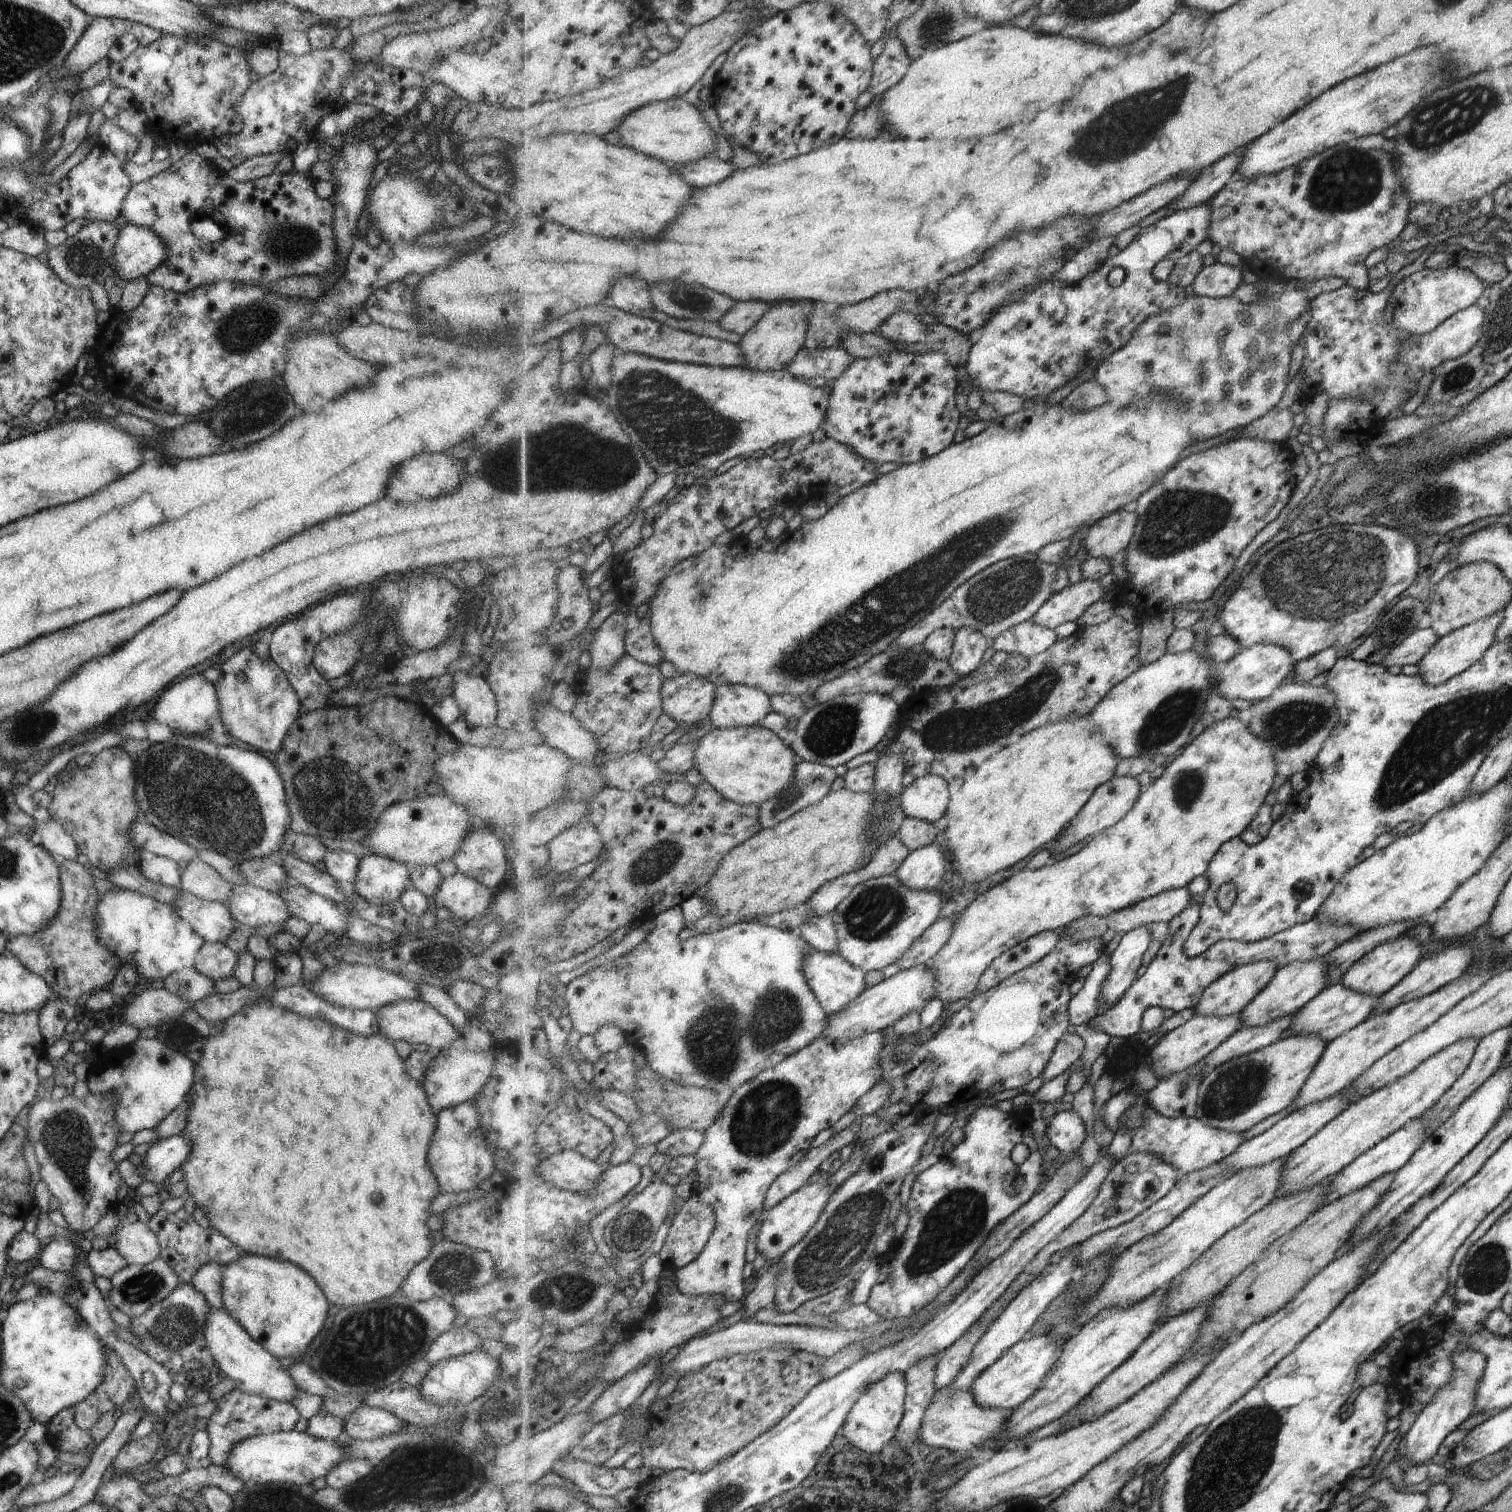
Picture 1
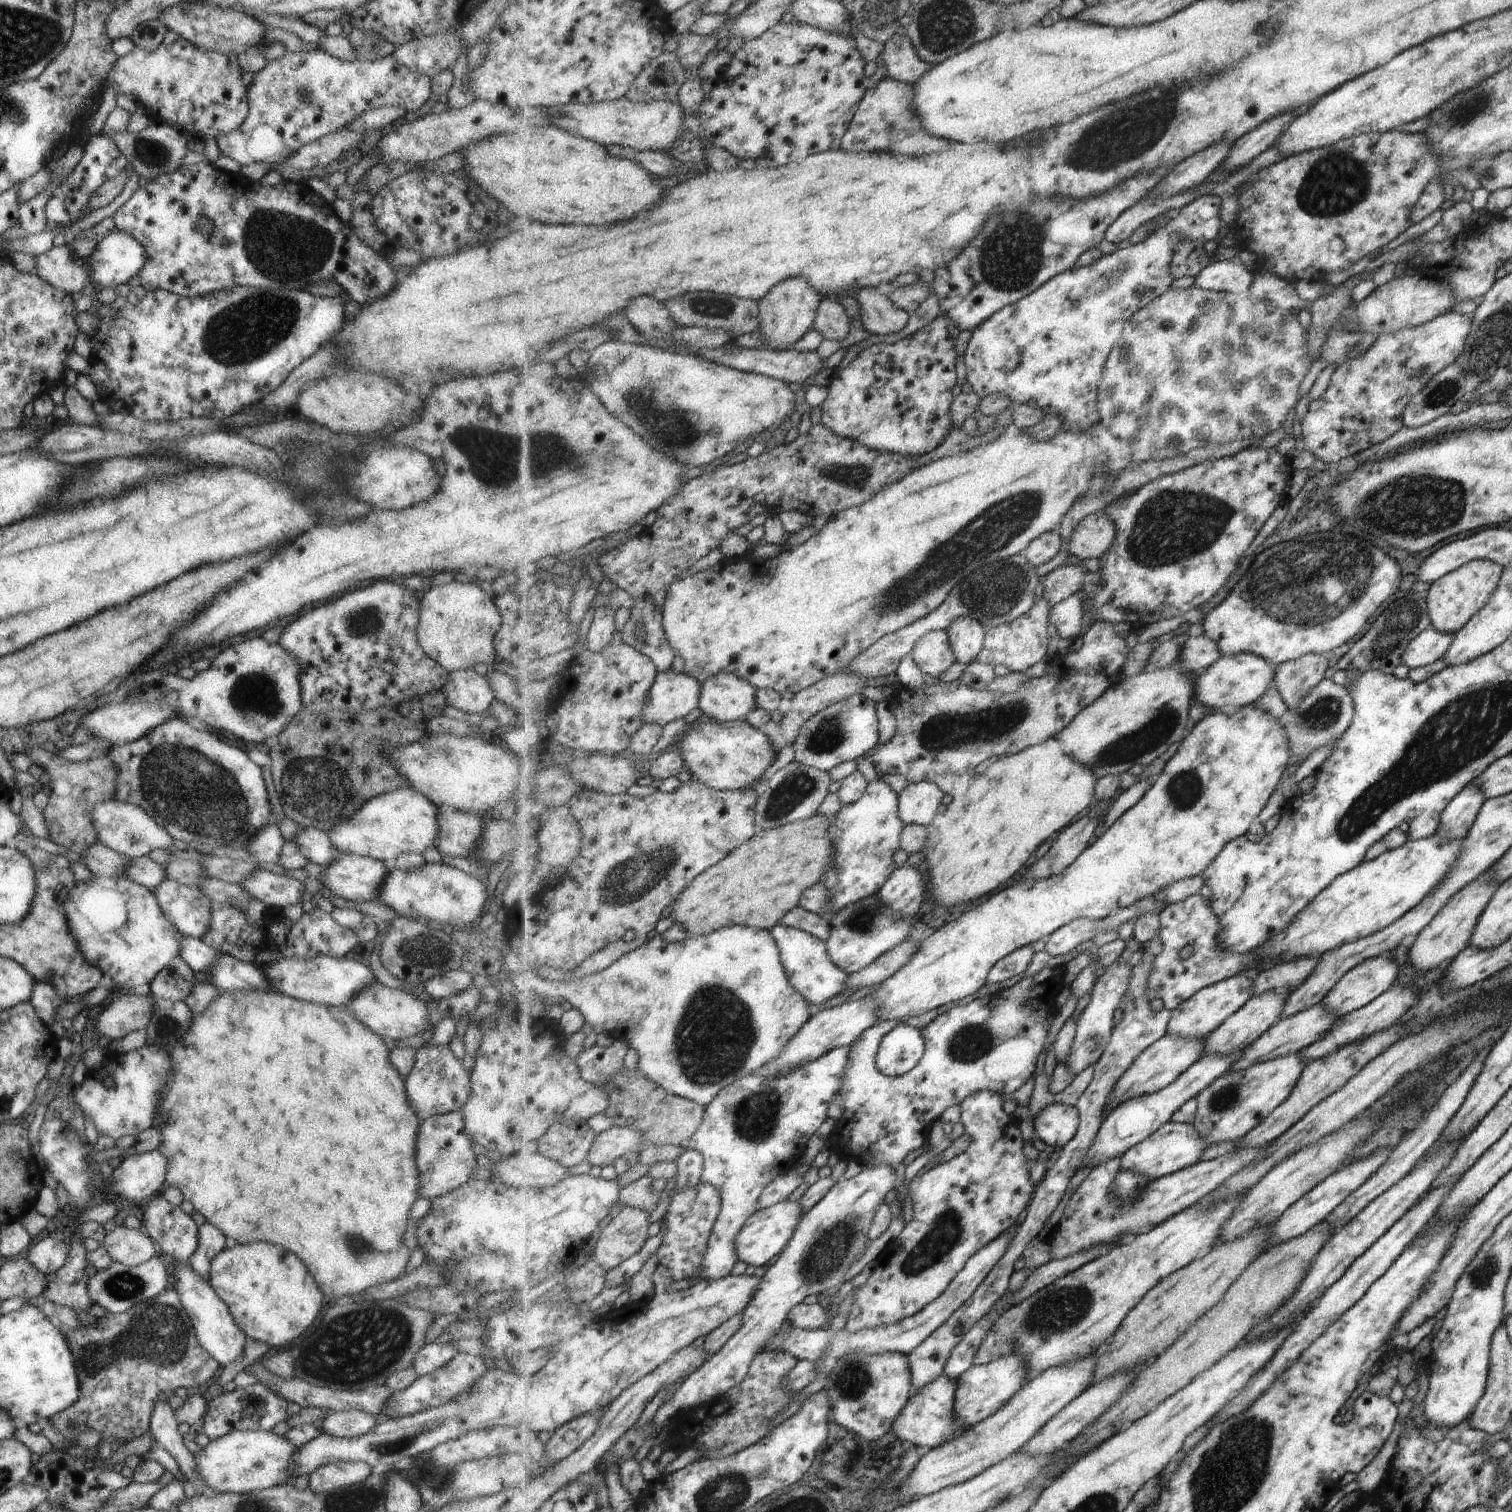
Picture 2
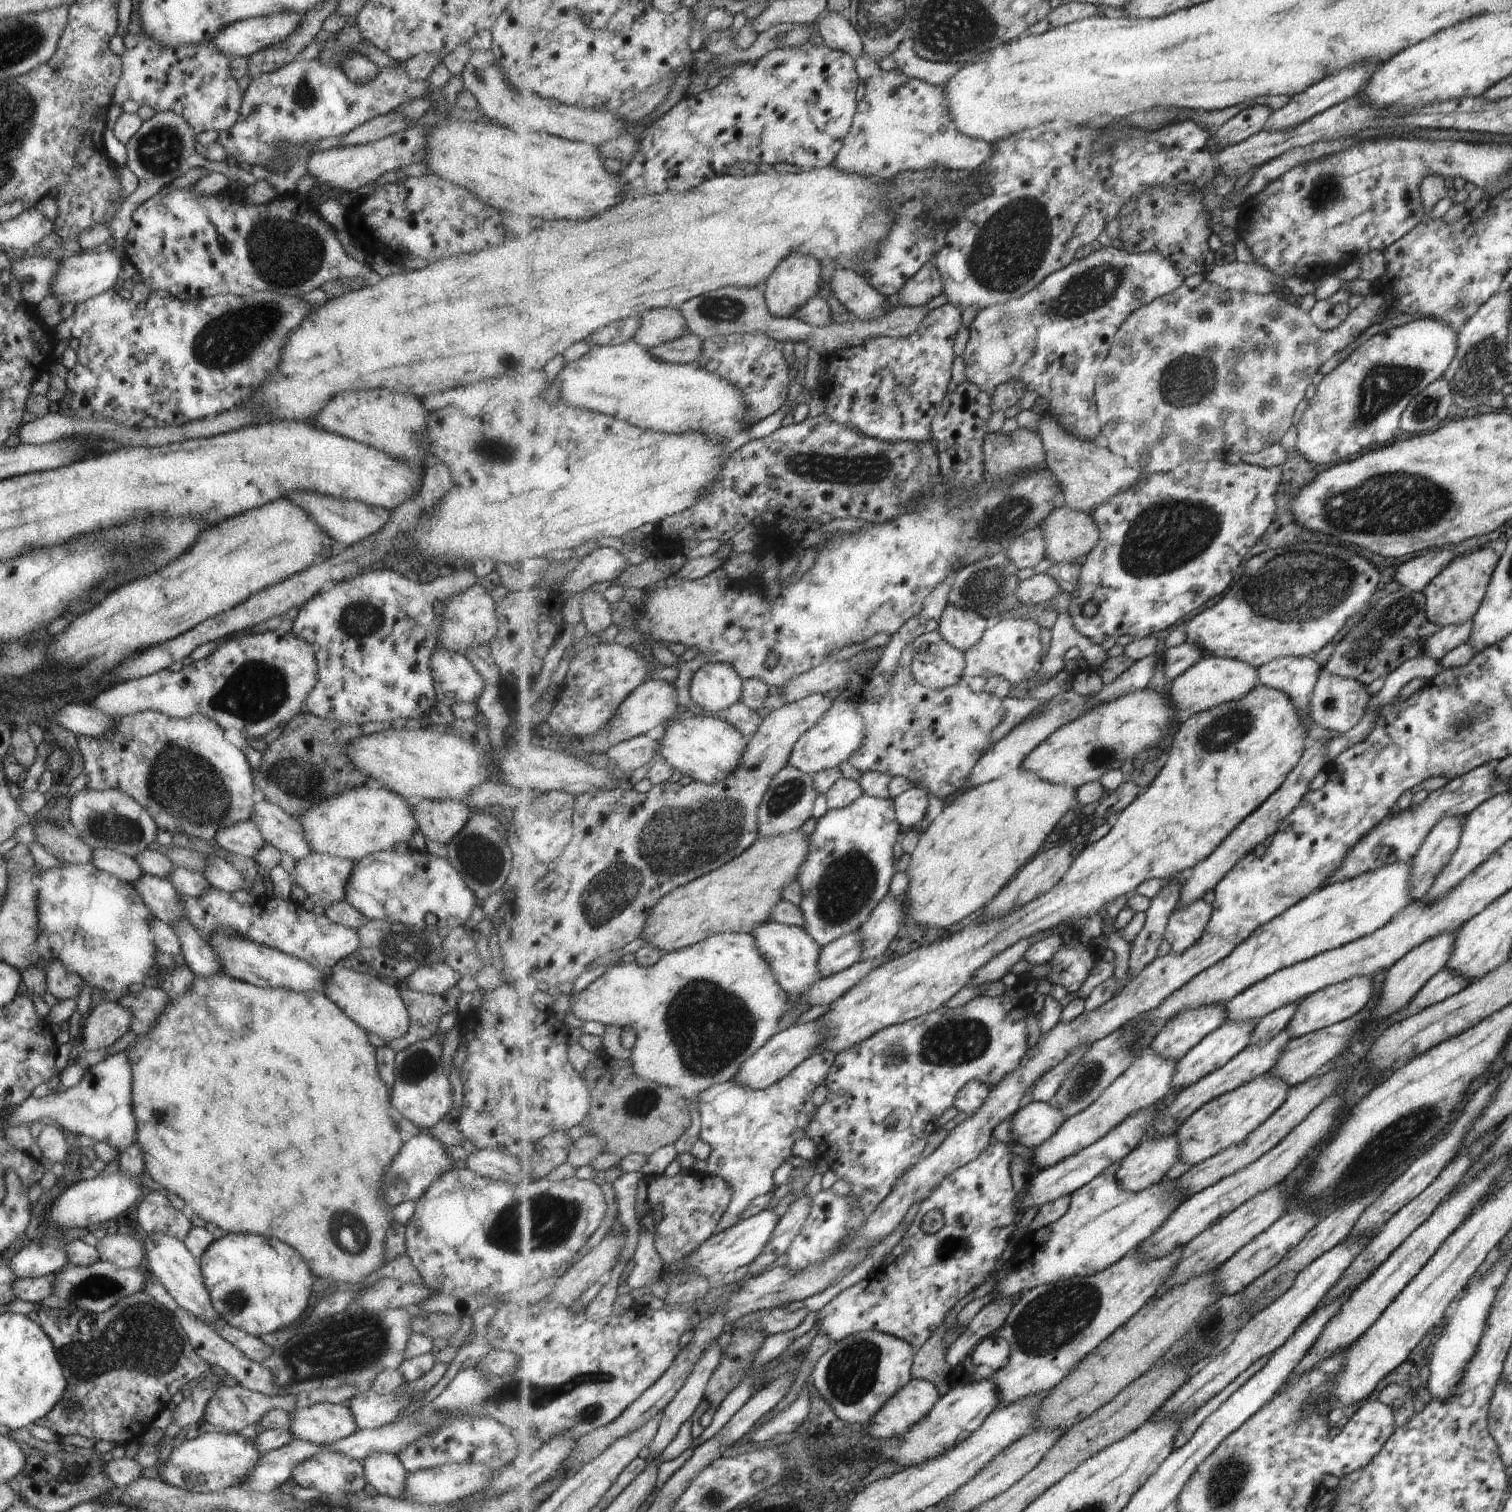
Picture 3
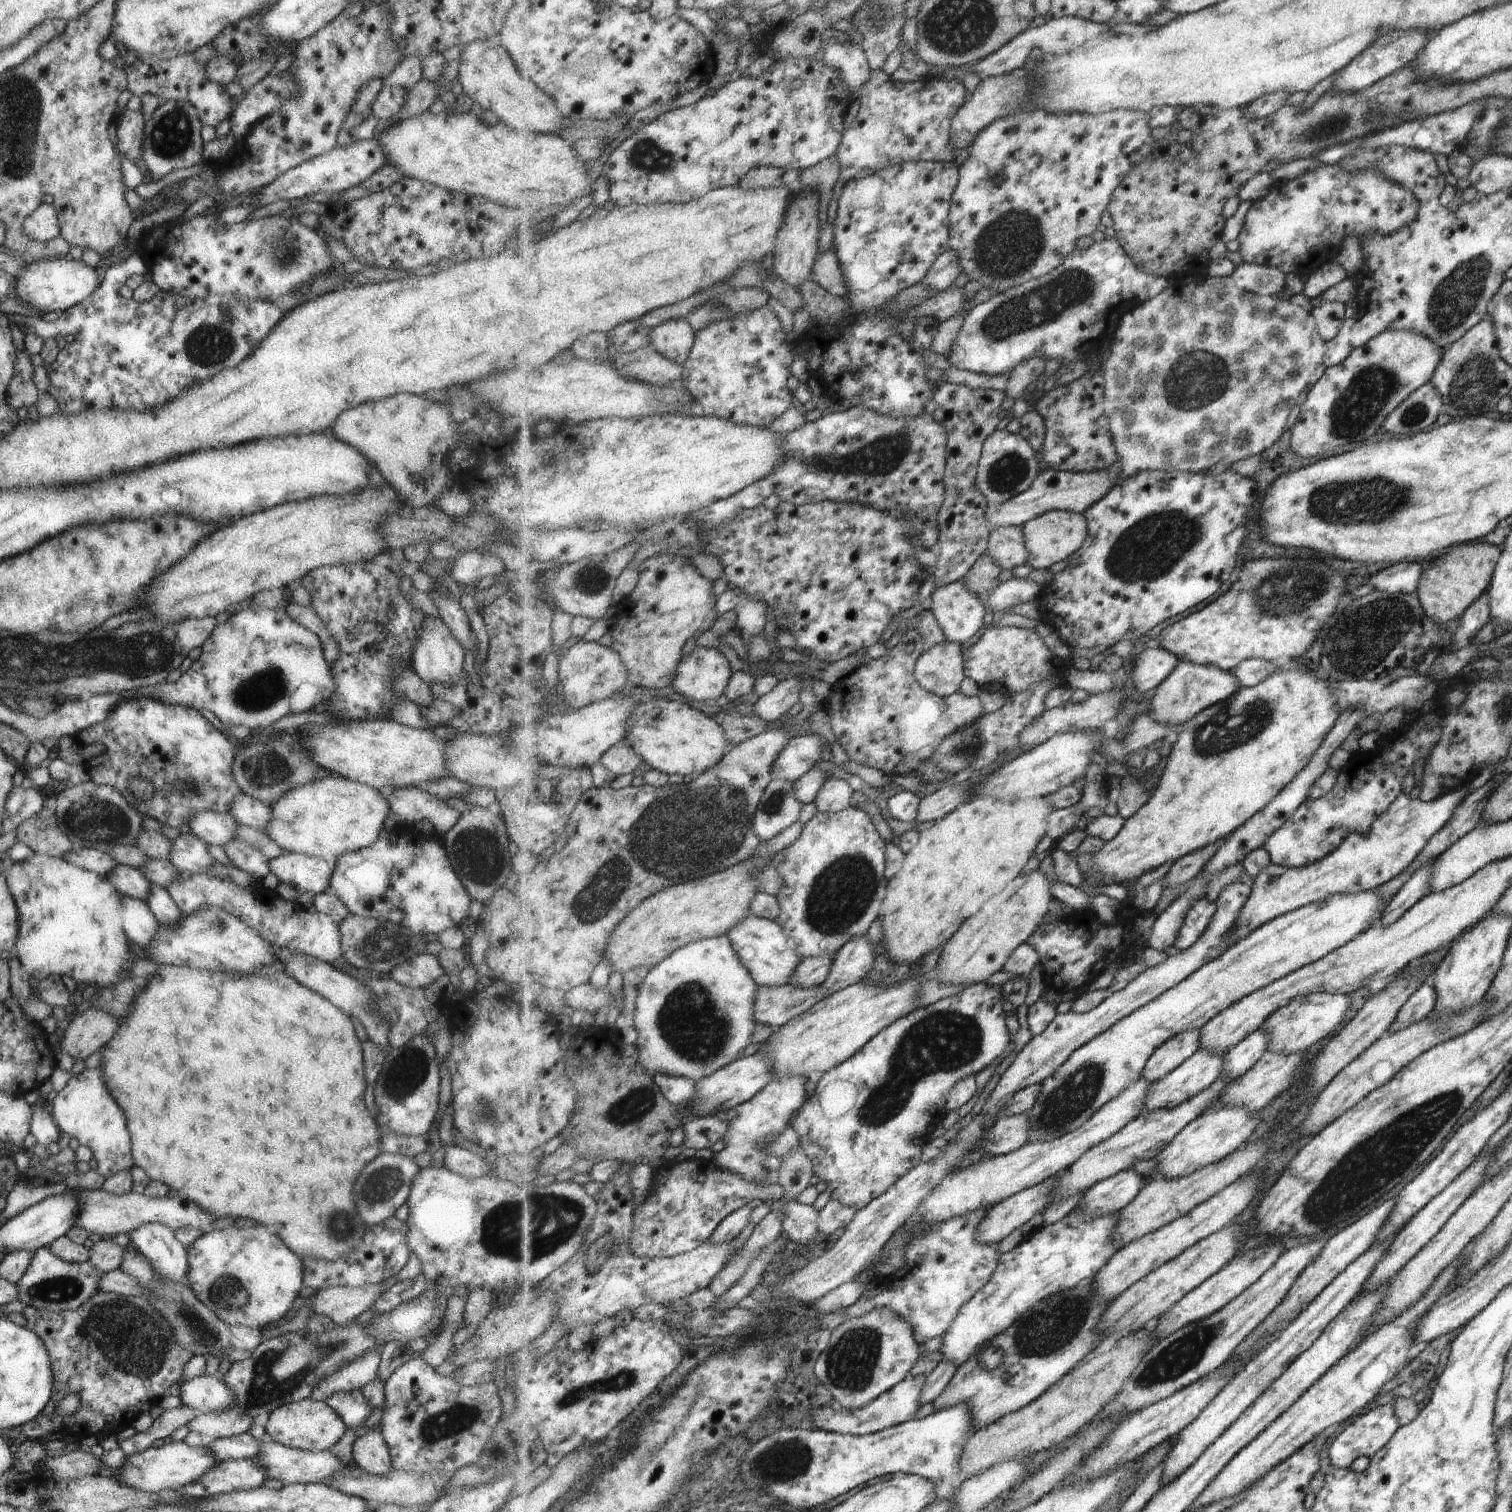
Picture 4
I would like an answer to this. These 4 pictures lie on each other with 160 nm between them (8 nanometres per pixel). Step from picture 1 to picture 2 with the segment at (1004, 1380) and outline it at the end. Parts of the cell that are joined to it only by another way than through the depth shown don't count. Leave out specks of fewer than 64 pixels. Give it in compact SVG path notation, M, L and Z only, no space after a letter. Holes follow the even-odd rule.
M1011 1355L984 1365L973 1365L966 1370L957 1382L954 1400L954 1414L963 1427L972 1427L1001 1410L1029 1382L1030 1367L1024 1357Z

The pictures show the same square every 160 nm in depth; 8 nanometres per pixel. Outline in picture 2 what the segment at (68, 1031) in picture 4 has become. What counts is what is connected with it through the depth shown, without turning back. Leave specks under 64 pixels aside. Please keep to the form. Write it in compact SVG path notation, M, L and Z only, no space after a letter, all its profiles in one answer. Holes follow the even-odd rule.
M117 995L116 999L101 1010L94 1028L109 1040L123 1038L129 1032L144 1028L149 1022L155 1000L146 995Z

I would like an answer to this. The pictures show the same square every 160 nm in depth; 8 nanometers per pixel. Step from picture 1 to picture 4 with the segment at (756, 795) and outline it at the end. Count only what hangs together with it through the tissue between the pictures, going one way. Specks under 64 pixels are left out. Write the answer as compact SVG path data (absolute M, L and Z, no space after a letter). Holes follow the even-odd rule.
M656 693L652 701L641 703L634 710L625 741L629 741L641 760L651 768L675 776L687 776L693 772L701 774L717 765L732 747L727 744L719 722L687 704L666 700L661 693Z

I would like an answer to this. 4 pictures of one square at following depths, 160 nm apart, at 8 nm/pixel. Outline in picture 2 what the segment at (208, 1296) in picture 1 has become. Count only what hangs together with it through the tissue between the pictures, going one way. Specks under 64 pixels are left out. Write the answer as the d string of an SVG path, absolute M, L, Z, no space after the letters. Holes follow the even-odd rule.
M205 1221L198 1227L196 1243L197 1246L187 1262L195 1273L200 1274L200 1277L207 1281L209 1263L215 1254L224 1248L226 1237L218 1228Z

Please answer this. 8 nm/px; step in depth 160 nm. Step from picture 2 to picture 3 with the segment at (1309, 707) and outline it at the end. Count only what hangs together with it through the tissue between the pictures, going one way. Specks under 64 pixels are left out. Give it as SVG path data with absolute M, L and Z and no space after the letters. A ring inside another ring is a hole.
M1322 671L1311 693L1311 720L1322 729L1330 730L1334 735L1342 735L1358 724L1369 705L1370 698L1371 695L1367 693L1366 685L1363 683Z

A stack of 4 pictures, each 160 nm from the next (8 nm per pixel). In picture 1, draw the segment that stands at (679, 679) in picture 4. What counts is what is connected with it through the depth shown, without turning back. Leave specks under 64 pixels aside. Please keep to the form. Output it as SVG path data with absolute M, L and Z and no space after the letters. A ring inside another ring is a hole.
M719 685L710 720L714 728L726 729L761 724L774 710L764 690L747 685Z

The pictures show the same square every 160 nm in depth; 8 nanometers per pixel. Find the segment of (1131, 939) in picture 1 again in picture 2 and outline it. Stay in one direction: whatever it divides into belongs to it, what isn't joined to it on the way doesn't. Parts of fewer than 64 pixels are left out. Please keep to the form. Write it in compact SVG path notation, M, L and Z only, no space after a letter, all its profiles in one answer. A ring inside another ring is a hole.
M1113 962L1096 982L1090 1003L1077 1019L1076 1037L1065 1062L1066 1067L1074 1076L1081 1074L1089 1066L1095 1066L1096 1062L1103 1056L1107 1046L1109 1046L1116 1025L1113 1016L1115 1016L1117 1006L1123 1003L1122 998L1127 992L1131 973L1131 967L1125 966L1123 963Z

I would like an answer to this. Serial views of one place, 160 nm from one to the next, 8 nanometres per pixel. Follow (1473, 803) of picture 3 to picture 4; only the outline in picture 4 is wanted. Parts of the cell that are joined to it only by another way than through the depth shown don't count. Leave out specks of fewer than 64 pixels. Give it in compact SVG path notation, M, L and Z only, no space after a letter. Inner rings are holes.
M1468 784L1449 788L1429 802L1411 799L1402 792L1379 815L1363 834L1351 833L1342 844L1321 861L1306 867L1282 867L1271 862L1253 879L1250 897L1241 910L1238 924L1226 938L1226 948L1247 938L1264 924L1307 905L1321 902L1329 895L1355 894L1374 889L1397 876L1419 854L1427 839L1448 821L1451 811L1460 804Z

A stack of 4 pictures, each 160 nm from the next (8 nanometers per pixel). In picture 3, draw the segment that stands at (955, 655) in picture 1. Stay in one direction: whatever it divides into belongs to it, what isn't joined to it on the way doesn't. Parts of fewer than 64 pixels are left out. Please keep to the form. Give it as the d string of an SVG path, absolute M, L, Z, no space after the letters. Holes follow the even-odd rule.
M948 603L943 611L938 631L948 643L965 652L982 640L987 630L987 617L971 608Z

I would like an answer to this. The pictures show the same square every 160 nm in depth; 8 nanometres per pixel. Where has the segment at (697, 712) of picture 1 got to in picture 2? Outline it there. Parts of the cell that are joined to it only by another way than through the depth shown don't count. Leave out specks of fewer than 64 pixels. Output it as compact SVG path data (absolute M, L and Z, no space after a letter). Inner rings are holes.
M668 670L658 673L655 684L645 697L643 722L665 726L673 720L679 720L699 708L701 694L700 680L685 672L675 673Z

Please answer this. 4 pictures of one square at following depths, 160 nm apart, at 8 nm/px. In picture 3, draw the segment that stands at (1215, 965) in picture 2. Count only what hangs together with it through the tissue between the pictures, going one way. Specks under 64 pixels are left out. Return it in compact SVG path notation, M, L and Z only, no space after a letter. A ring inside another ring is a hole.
M1203 899L1187 907L1181 904L1177 906L1170 916L1165 934L1165 939L1171 944L1173 952L1185 953L1197 944L1206 932L1206 926L1213 914L1212 910L1212 904L1207 904Z

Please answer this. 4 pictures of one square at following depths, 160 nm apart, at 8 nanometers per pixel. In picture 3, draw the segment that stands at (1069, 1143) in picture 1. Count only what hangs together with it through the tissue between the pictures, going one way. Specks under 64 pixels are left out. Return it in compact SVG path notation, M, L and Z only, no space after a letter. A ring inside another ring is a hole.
M1030 1102L1011 1116L1009 1123L1016 1138L1013 1144L1036 1148L1055 1136L1066 1120L1066 1115L1051 1103Z

